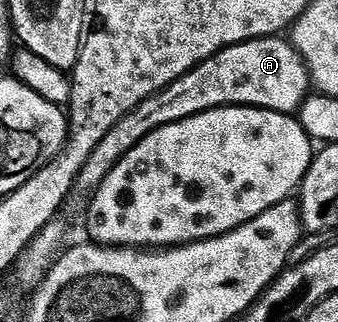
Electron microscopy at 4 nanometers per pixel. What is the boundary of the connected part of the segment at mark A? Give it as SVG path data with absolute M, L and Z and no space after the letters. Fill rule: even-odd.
M264 36L260 40L246 40L243 44L234 44L231 48L224 49L223 52L217 52L212 58L208 58L203 64L198 64L180 78L176 78L166 88L144 98L144 102L140 102L140 106L136 106L132 110L128 110L128 114L124 114L126 120L120 118L120 122L116 122L116 126L112 126L112 130L108 130L108 134L104 134L104 138L100 138L100 142L79 170L76 179L77 191L86 192L85 194L93 193L95 188L101 186L103 178L110 173L111 168L122 159L122 155L128 150L132 150L132 146L136 146L148 134L152 134L152 130L156 130L160 126L180 122L184 118L207 112L213 108L231 106L267 108L273 112L295 113L308 95L308 74L302 56L295 51L293 43L282 39L284 38Z

